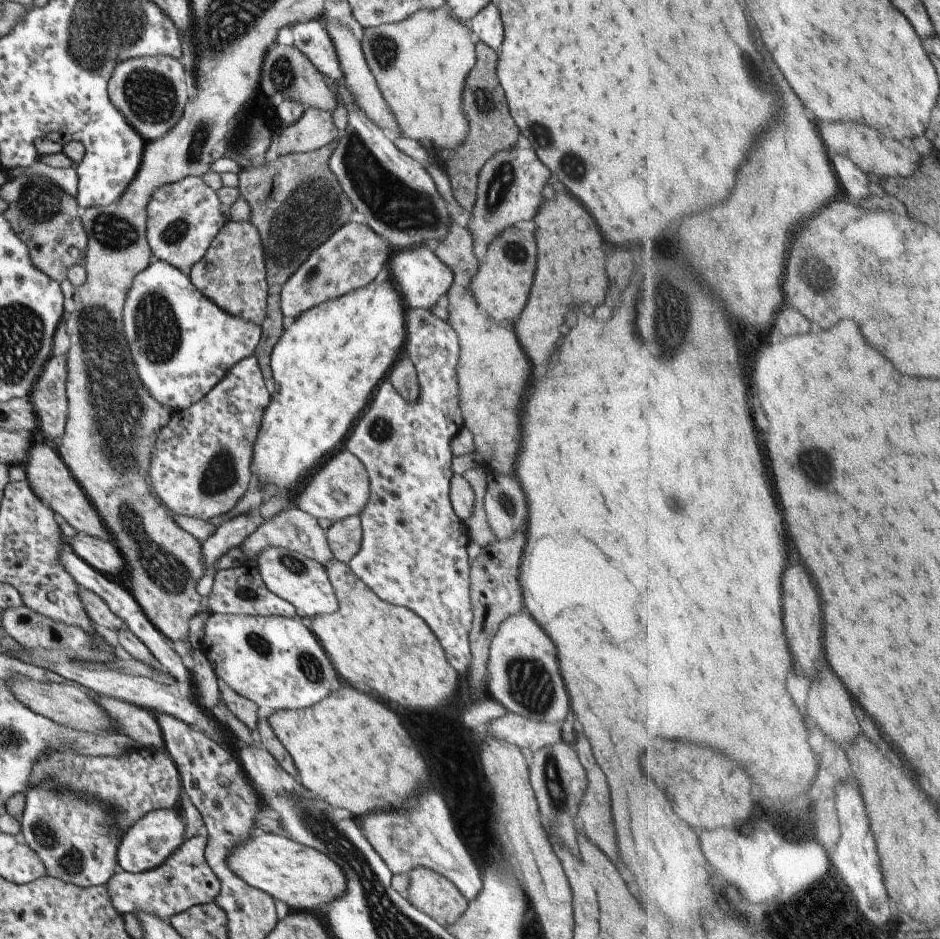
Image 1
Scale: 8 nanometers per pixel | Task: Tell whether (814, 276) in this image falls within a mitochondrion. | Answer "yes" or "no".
yes

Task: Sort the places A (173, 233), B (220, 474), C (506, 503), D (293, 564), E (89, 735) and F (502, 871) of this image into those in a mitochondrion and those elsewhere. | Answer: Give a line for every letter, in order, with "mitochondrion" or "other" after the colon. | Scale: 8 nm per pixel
A: mitochondrion
B: mitochondrion
C: mitochondrion
D: mitochondrion
E: other
F: mitochondrion

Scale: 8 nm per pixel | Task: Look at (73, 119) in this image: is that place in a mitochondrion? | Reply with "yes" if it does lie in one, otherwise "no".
no

